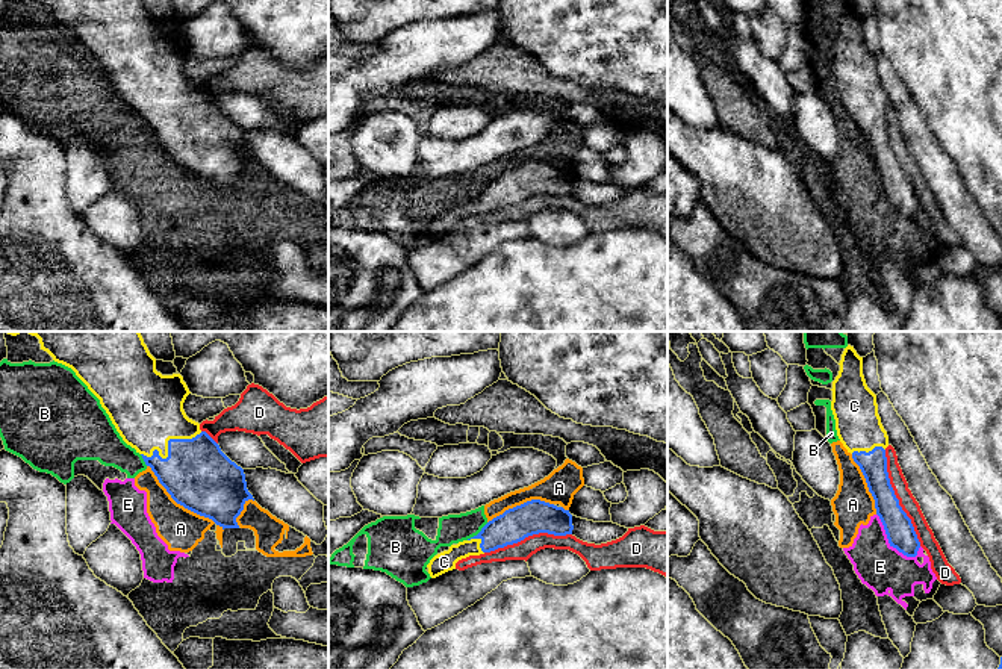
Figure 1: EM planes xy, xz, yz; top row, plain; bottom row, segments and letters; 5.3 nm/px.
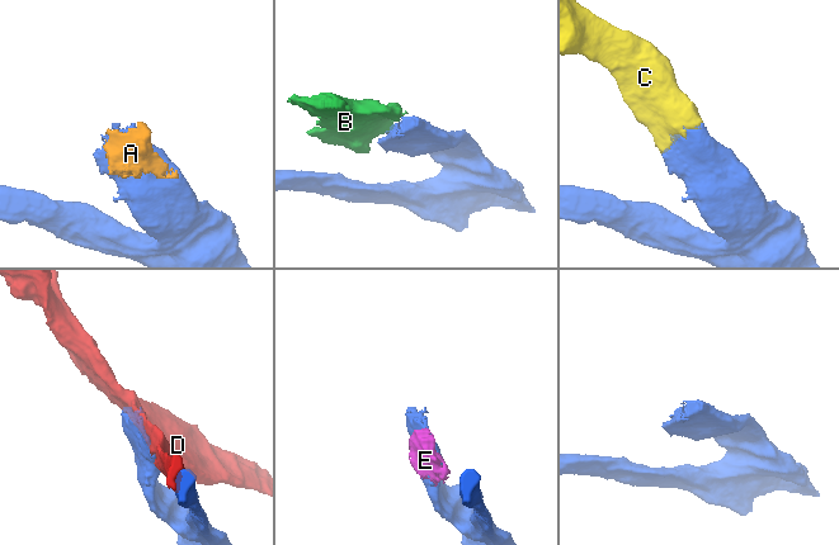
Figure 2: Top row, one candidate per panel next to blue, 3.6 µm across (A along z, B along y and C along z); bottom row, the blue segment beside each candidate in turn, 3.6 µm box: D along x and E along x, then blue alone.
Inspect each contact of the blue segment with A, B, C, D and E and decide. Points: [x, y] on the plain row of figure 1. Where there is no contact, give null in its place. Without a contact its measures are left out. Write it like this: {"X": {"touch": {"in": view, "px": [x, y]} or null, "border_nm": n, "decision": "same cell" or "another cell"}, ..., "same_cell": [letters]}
{"A": {"touch": {"in": "xy", "px": [182, 165]}, "border_nm": 550, "decision": "another cell"}, "B": {"touch": {"in": "xz", "px": [479, 194]}, "border_nm": 150, "decision": "another cell"}, "C": {"touch": {"in": "xy", "px": [168, 108]}, "border_nm": 340, "decision": "same cell"}, "D": {"touch": {"in": "yz", "px": [896, 159]}, "border_nm": 550, "decision": "another cell"}, "E": {"touch": {"in": "yz", "px": [889, 202]}, "border_nm": 320, "decision": "another cell"}, "same_cell": ["C"]}

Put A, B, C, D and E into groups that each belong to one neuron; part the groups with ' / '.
A B / C / D / E

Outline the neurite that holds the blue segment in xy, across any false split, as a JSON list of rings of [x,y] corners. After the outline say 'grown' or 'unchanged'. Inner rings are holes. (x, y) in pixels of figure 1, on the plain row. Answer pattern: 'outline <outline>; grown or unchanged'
outline [[[39,0],[39,5],[54,23],[71,29],[100,61],[123,101],[142,117],[145,126],[151,129],[177,165],[212,180],[222,191],[239,189],[236,179],[248,160],[254,162],[247,150],[244,130],[232,123],[206,92],[200,91],[198,83],[186,77],[183,64],[191,53],[183,38],[157,33],[156,20],[150,15],[144,0]]]; grown

